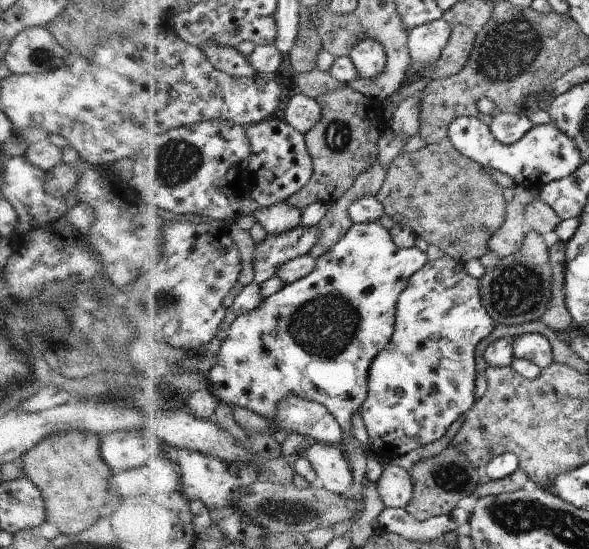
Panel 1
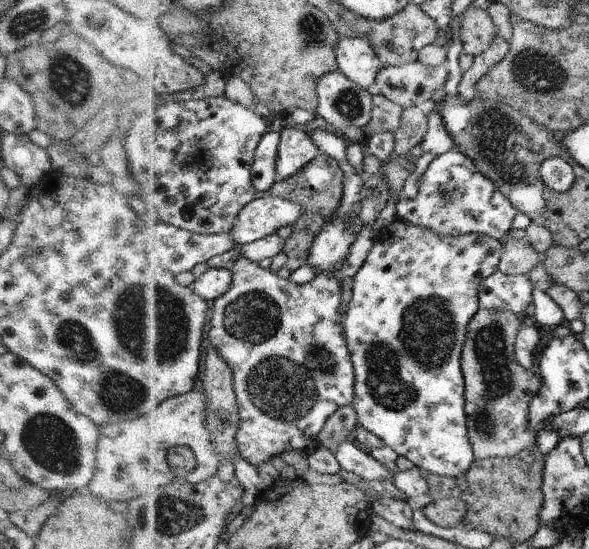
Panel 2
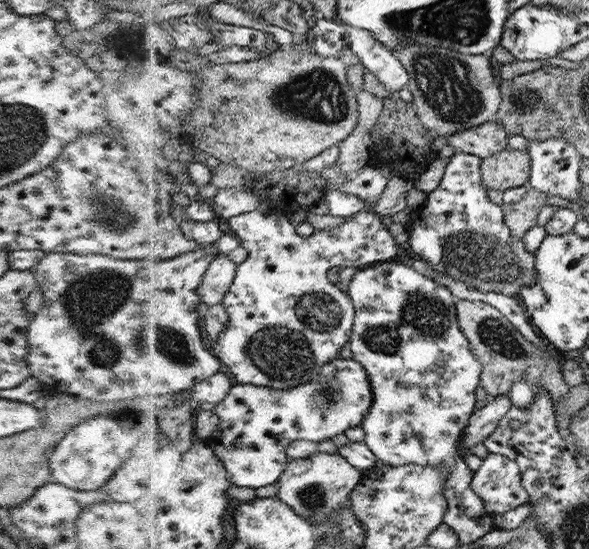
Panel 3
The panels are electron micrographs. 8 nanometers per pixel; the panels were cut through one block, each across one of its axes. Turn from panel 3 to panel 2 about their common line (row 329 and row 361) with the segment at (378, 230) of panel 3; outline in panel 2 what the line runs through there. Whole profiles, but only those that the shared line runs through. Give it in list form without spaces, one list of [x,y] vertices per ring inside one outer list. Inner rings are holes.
[[[366,224],[363,226],[360,238],[354,242],[352,246],[352,254],[350,258],[336,270],[326,270],[308,284],[296,284],[290,279],[284,279],[280,274],[276,274],[271,268],[266,269],[259,261],[253,260],[248,256],[244,256],[242,253],[242,248],[237,247],[234,250],[226,252],[210,260],[209,264],[211,268],[228,268],[232,270],[234,274],[234,284],[232,284],[232,290],[228,294],[224,294],[222,298],[218,298],[214,302],[214,316],[211,319],[211,331],[208,332],[211,344],[218,348],[220,356],[226,362],[228,366],[233,370],[233,375],[235,379],[235,394],[238,398],[238,403],[240,406],[240,412],[242,416],[242,424],[240,424],[240,430],[238,430],[238,444],[240,444],[240,450],[242,450],[242,457],[248,462],[254,464],[256,468],[258,466],[271,462],[272,457],[278,457],[285,451],[300,450],[304,456],[314,454],[317,448],[320,447],[320,432],[322,428],[328,424],[331,416],[334,416],[342,406],[350,406],[350,404],[355,404],[355,398],[357,395],[357,372],[355,371],[354,359],[352,352],[350,352],[350,347],[348,344],[347,336],[345,335],[345,313],[342,312],[344,308],[344,288],[342,288],[342,281],[349,275],[355,276],[360,272],[361,268],[364,268],[366,260],[368,260],[369,252],[374,250],[378,238],[380,238],[380,232],[382,229],[374,230],[373,224]]]

